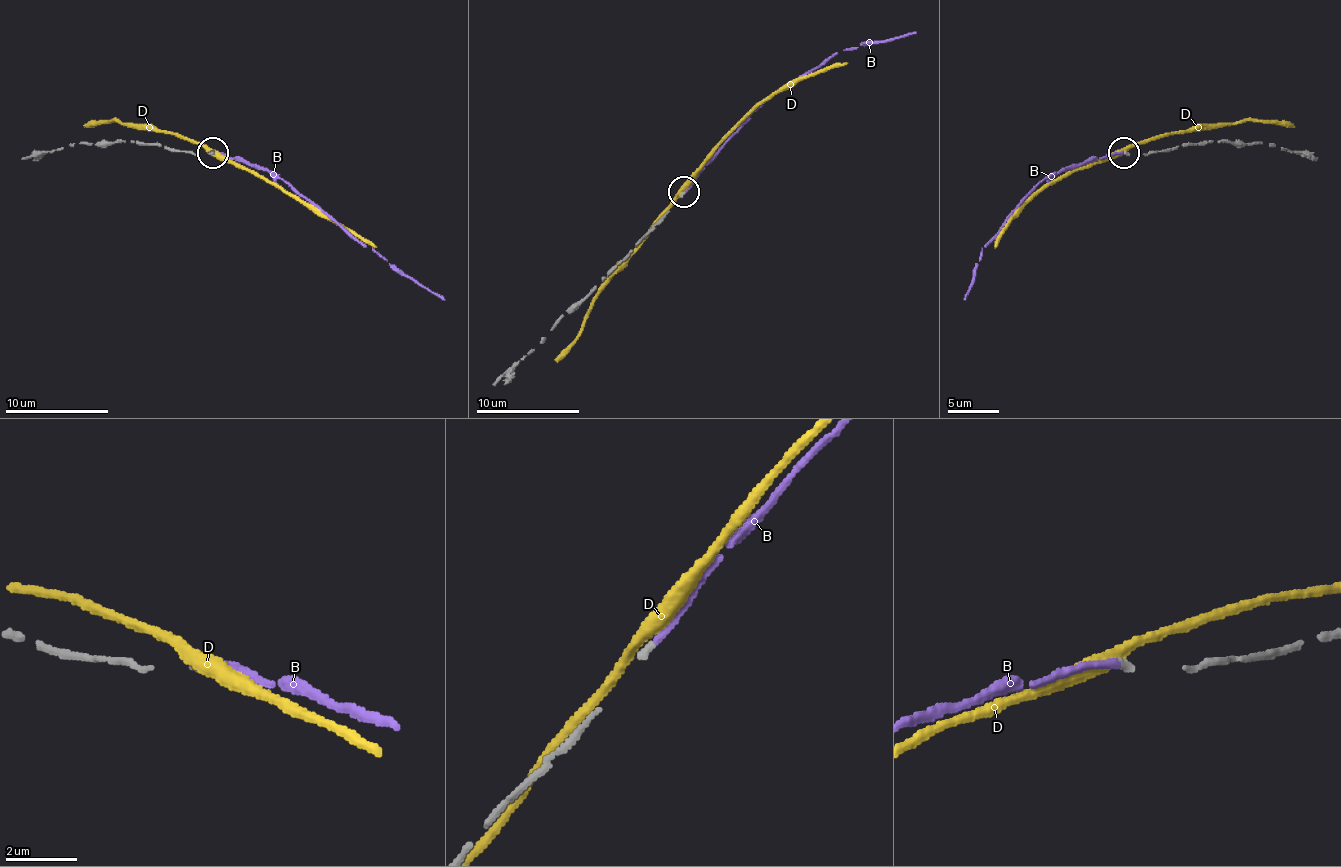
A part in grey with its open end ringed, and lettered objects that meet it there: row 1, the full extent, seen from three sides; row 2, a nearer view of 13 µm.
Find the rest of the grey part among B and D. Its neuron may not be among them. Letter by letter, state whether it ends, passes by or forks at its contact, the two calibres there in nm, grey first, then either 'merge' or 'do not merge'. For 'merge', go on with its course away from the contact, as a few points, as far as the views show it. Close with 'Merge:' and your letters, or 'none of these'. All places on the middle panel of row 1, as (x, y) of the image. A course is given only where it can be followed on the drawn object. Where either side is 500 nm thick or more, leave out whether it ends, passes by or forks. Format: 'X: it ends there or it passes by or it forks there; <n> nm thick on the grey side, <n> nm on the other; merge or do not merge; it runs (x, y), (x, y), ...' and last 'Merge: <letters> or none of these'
B: it ends there; 170 nm thick on the grey side, 200 nm on the other; merge; it runs (685, 192), (711, 156), (773, 94), (843, 50), (915, 32)
D: it passes by; 170 nm thick on the grey side, 400 nm on the other; do not merge
Merge: B

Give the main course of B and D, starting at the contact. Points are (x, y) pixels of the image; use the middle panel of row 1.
B: (685, 192), (711, 156), (773, 94), (843, 50), (915, 32)
D: (683, 192), (688, 177), (763, 102), (812, 74), (848, 63)

